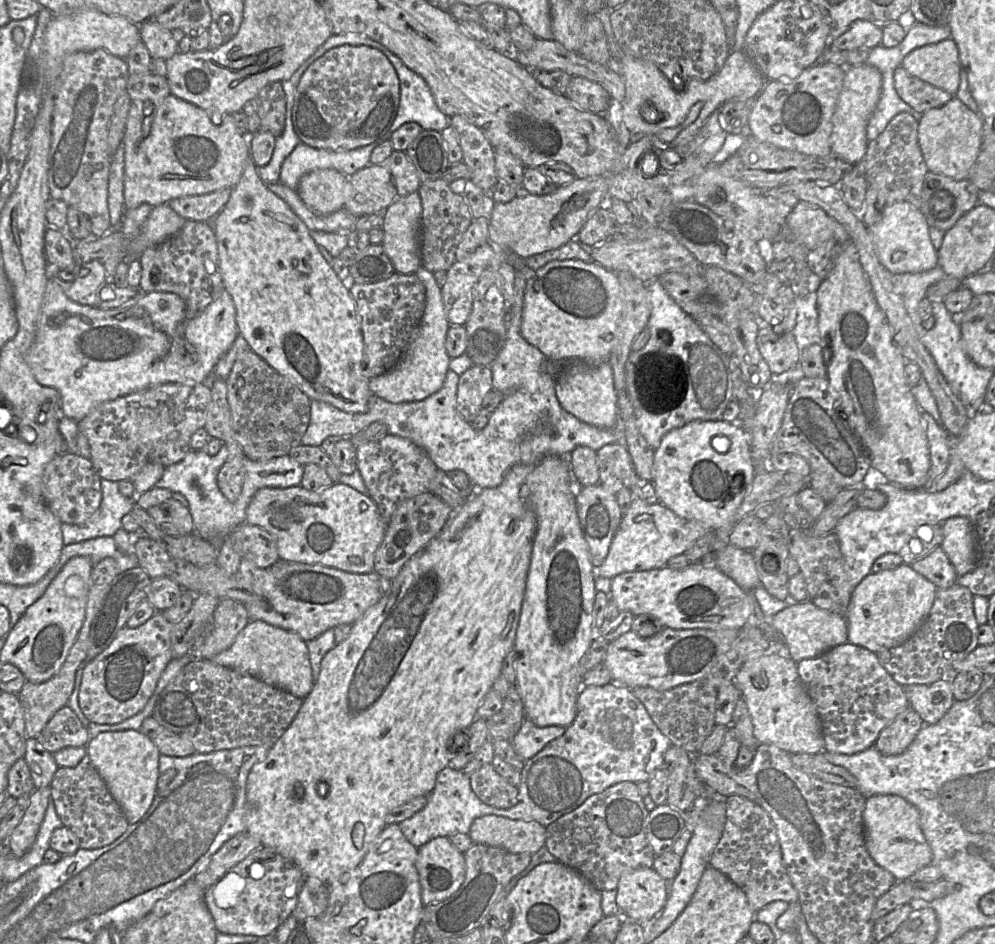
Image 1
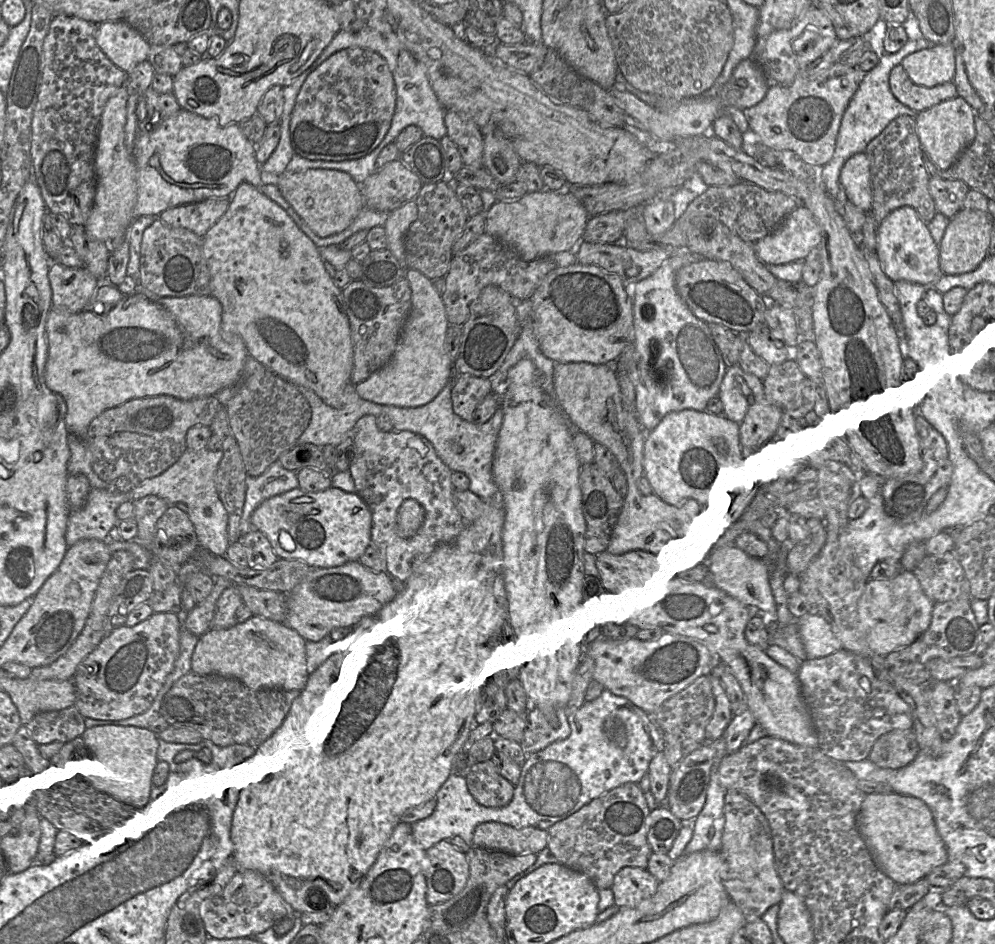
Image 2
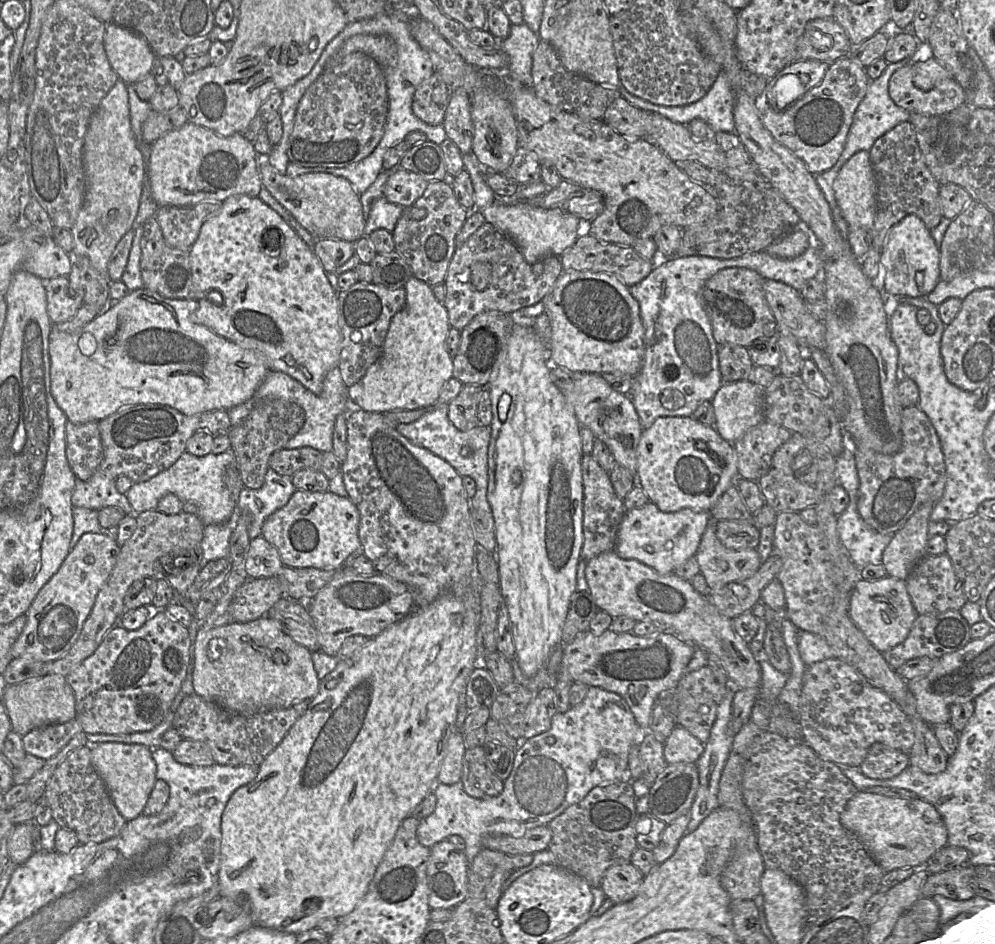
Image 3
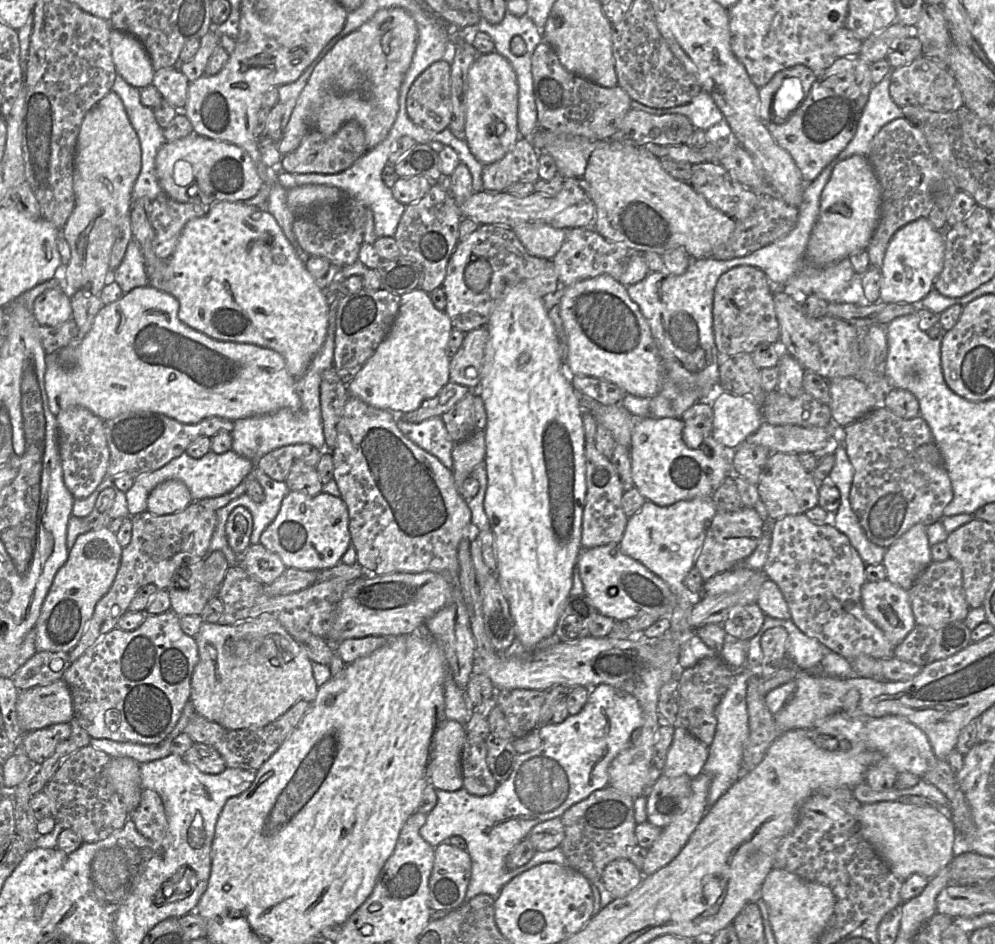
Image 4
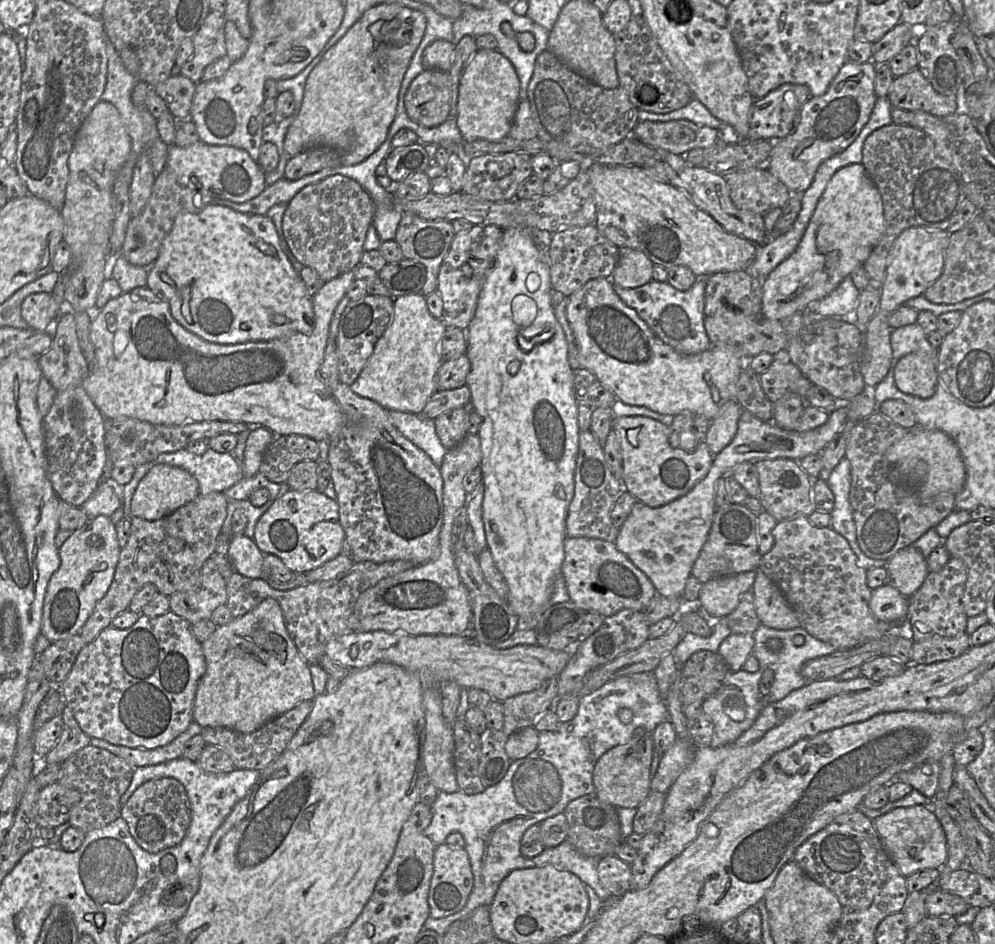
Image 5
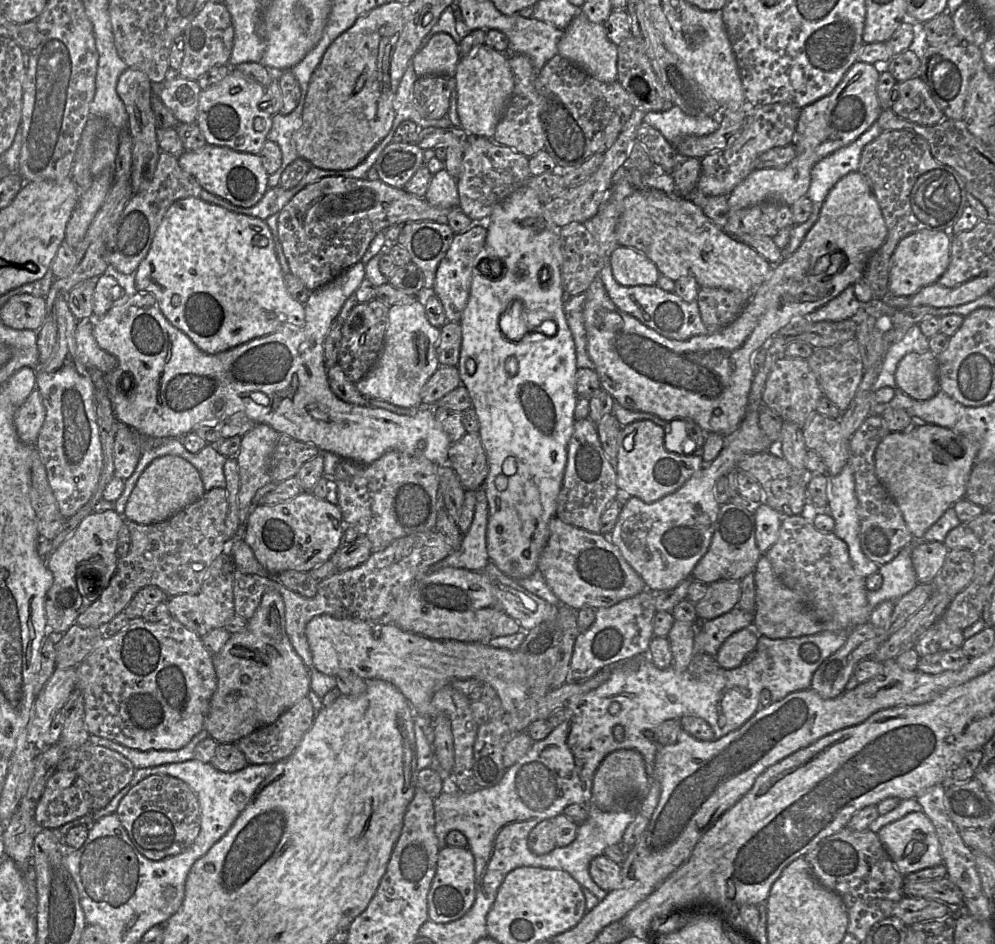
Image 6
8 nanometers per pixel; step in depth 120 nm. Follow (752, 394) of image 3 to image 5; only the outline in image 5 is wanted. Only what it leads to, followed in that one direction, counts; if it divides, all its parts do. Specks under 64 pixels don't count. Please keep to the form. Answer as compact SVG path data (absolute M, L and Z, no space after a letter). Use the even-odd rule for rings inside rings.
M733 399L725 403L711 420L704 442L713 455L724 449L735 436L742 411L739 403Z

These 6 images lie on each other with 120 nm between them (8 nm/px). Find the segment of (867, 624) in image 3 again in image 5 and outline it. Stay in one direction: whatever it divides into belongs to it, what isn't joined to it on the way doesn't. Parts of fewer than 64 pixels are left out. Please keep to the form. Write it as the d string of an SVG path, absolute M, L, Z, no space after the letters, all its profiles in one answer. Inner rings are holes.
M890 583L872 590L870 610L880 621L901 624L908 613L908 599Z

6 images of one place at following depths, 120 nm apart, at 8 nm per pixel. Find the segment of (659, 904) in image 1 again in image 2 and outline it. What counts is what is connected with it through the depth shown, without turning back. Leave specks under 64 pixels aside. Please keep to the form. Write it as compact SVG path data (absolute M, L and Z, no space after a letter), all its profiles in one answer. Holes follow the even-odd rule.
M624 867L617 872L611 886L615 904L620 908L635 907L653 896L658 884L659 881L647 869Z

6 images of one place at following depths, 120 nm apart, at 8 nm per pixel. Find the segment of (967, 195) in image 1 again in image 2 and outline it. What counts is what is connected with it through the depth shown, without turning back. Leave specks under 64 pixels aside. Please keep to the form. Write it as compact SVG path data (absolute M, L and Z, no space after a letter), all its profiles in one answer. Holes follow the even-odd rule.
M931 177L929 191L934 200L937 213L951 220L963 209L970 188L960 180Z

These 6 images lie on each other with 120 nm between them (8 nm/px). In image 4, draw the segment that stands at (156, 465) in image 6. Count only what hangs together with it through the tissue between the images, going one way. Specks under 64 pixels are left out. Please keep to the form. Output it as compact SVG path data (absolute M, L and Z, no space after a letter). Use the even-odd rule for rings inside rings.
M167 480L157 485L147 499L147 511L169 515L184 510L193 502L190 490L179 480Z

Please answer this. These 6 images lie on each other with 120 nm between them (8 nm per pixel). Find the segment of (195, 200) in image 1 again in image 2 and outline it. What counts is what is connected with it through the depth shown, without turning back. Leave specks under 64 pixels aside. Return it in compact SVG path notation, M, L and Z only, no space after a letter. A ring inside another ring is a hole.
M212 197L201 202L169 208L160 214L160 220L174 228L185 228L200 237L225 214L230 197Z

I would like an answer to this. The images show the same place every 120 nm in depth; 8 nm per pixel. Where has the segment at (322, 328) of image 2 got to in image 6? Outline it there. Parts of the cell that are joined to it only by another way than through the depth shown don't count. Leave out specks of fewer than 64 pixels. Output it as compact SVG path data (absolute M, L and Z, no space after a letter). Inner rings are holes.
M200 198L180 199L170 206L147 256L134 275L137 291L151 293L167 320L206 354L217 354L267 336L284 324L302 327L305 323L304 304L293 299L287 291L266 221L229 211Z

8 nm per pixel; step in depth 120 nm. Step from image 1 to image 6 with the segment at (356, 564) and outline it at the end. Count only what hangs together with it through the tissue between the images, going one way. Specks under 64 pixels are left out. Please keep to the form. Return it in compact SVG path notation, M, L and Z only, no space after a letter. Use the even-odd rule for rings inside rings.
M304 491L276 505L254 505L242 525L242 538L270 576L286 570L309 572L328 561L342 546L344 520L338 505Z

